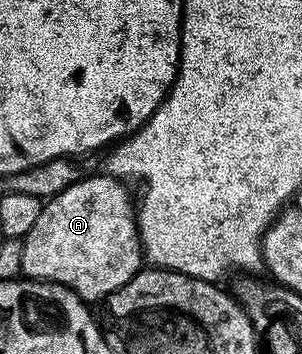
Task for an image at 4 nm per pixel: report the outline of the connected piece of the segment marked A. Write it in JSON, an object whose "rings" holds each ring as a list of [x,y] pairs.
{"rings":[[[85,175],[74,186],[66,186],[57,196],[43,201],[38,219],[30,234],[23,236],[20,271],[27,279],[45,280],[48,284],[64,284],[79,294],[85,302],[103,302],[114,290],[126,286],[130,278],[142,268],[140,233],[136,230],[134,196],[128,193],[129,185],[115,176]]]}

